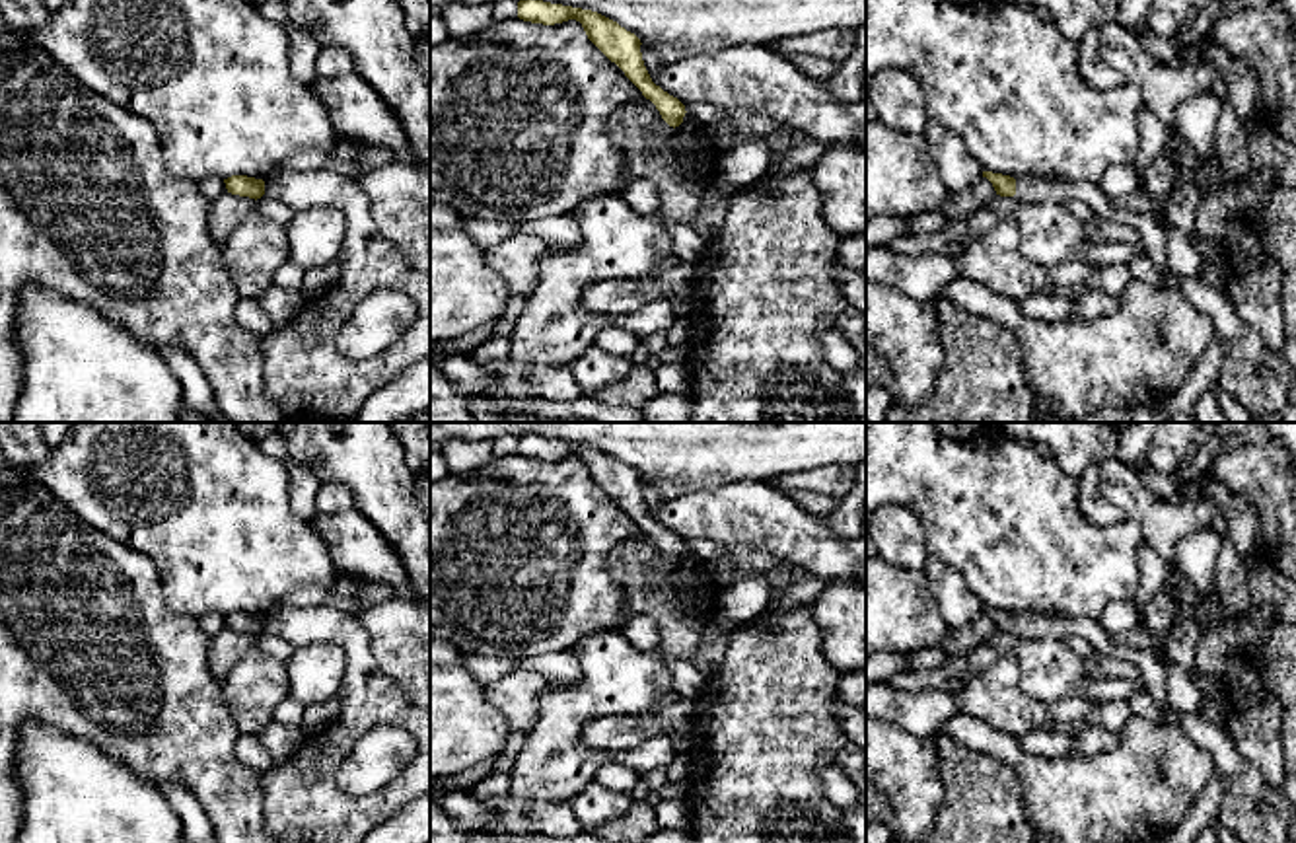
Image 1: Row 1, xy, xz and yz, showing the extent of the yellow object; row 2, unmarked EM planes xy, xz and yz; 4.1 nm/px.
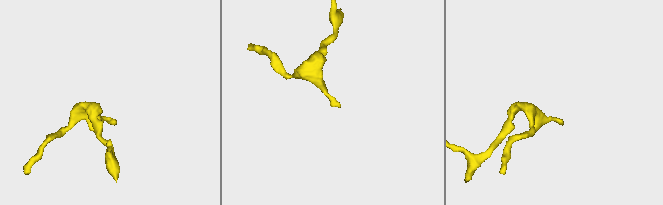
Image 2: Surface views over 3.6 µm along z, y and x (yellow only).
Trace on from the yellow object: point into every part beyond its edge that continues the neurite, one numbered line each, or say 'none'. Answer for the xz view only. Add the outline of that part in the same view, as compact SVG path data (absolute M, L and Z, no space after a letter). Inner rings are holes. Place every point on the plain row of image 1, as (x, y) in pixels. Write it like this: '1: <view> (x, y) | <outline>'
none

